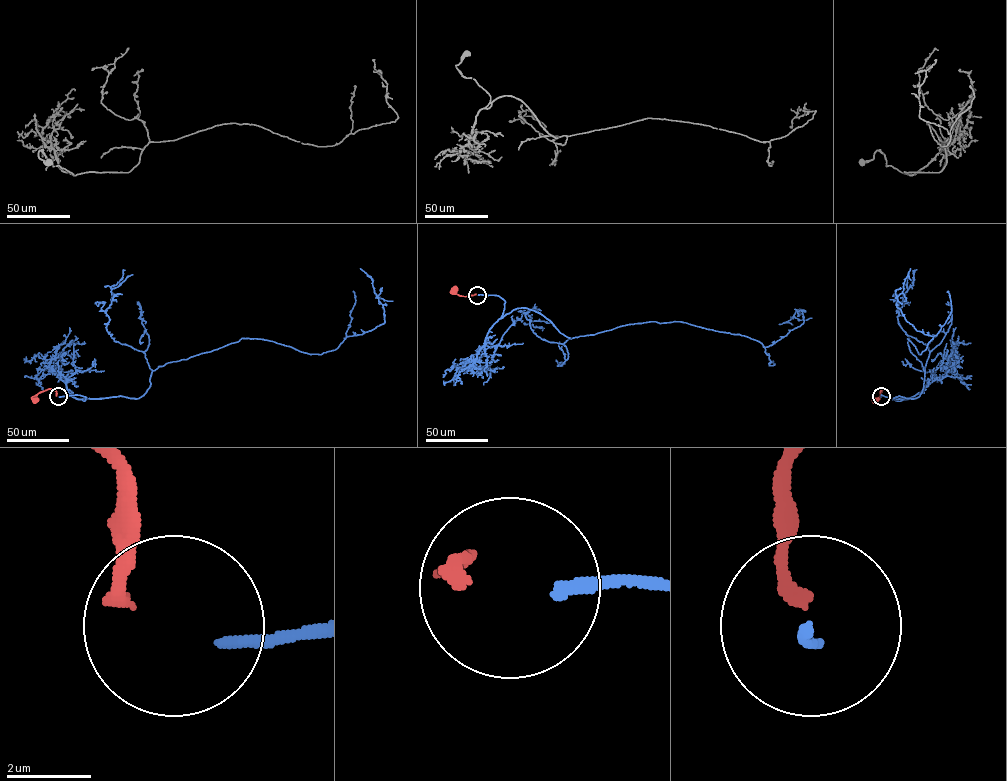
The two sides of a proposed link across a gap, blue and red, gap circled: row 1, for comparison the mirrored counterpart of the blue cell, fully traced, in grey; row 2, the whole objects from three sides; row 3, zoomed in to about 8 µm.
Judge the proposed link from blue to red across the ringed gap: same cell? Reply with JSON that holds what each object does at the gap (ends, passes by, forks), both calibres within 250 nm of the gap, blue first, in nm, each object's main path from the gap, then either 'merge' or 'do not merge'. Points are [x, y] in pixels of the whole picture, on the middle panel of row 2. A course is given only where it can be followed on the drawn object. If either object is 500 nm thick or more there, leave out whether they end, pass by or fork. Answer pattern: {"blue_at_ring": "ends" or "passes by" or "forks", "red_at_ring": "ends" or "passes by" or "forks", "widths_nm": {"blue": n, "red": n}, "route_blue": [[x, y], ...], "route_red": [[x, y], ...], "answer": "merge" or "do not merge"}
{"blue_at_ring": "ends", "red_at_ring": "ends", "widths_nm": {"blue": 240, "red": 380}, "route_blue": [[478, 295], [500, 296], [501, 318], [526, 308], [571, 339], [682, 321], [768, 347], [802, 311], [779, 324]], "route_red": [[476, 294], [459, 295], [454, 289]], "answer": "merge"}

